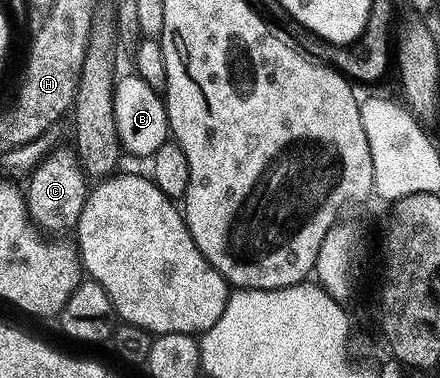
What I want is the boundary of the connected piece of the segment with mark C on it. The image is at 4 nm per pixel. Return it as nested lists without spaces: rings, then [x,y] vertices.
[[[55,148],[44,158],[36,170],[31,171],[26,179],[27,213],[40,230],[59,236],[62,235],[59,234],[62,230],[74,231],[88,193],[89,180],[79,166],[79,158],[75,155],[74,149],[59,150],[59,148]]]

